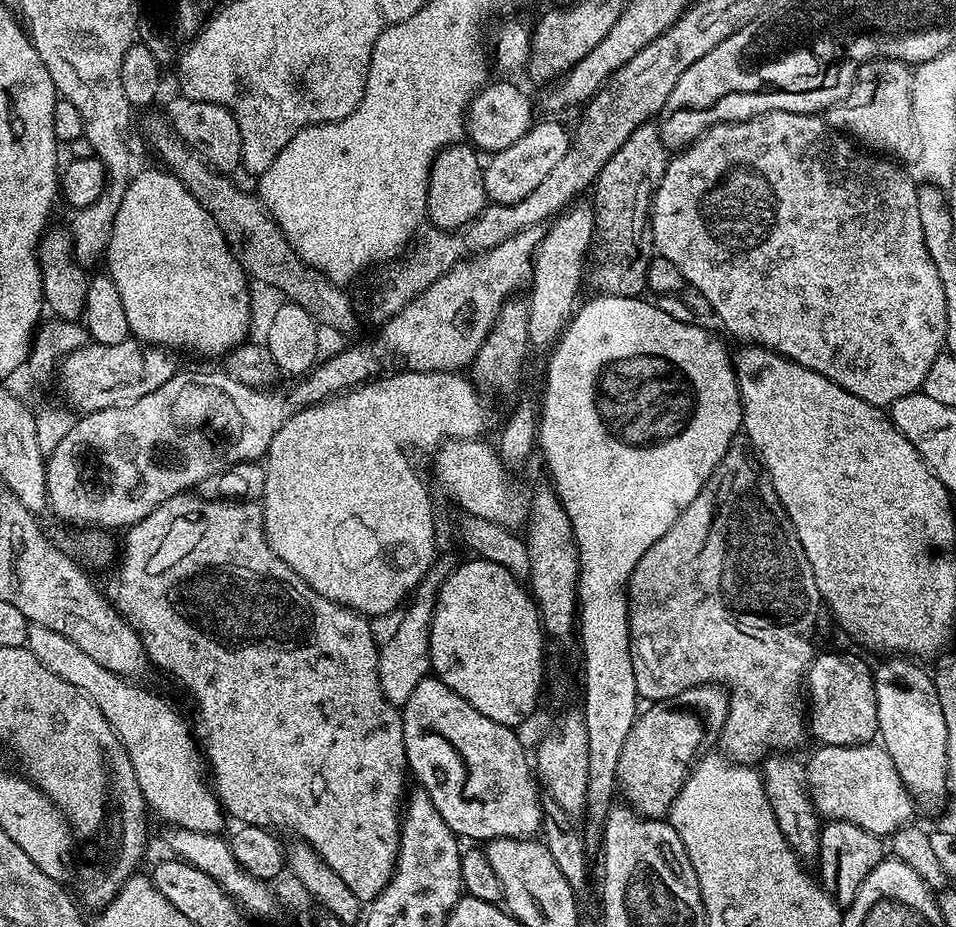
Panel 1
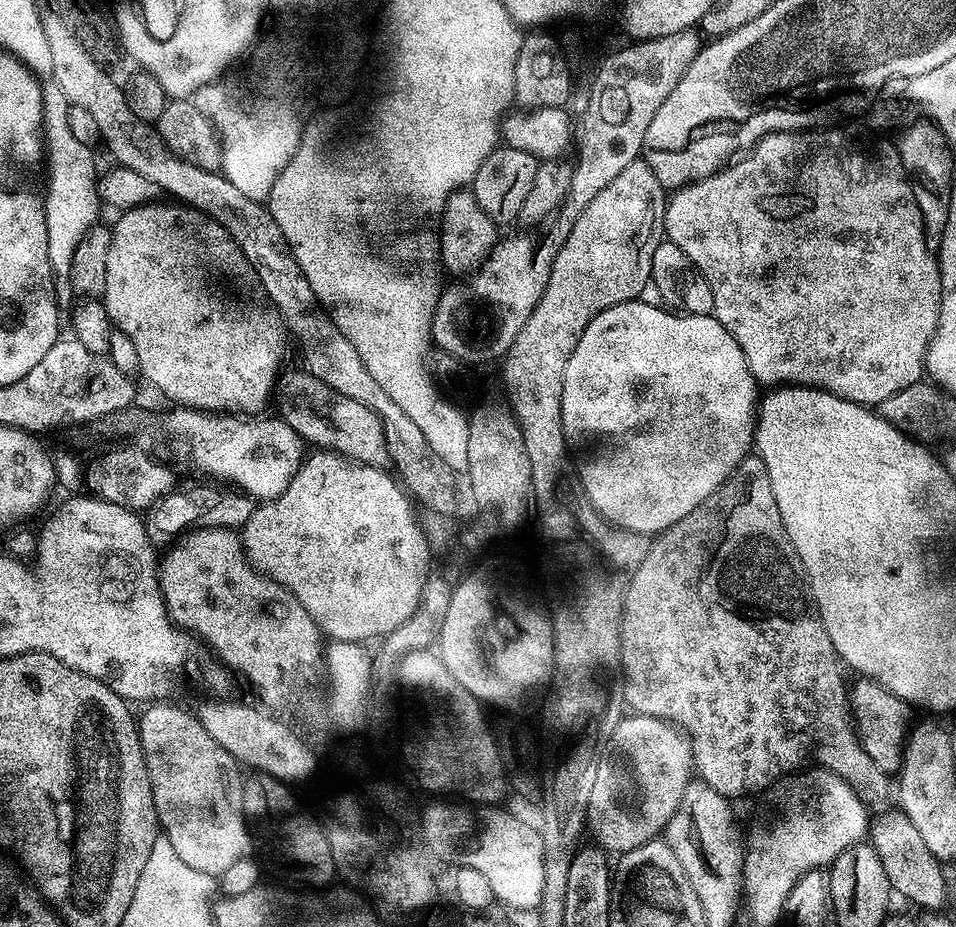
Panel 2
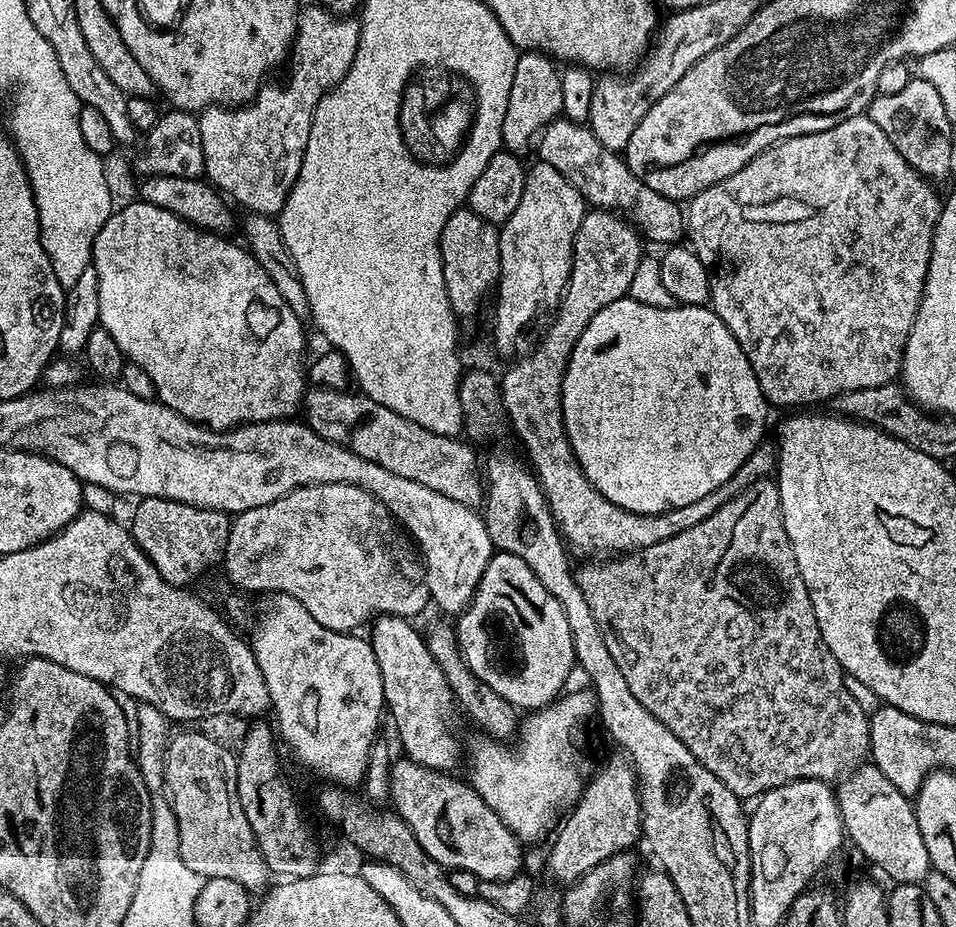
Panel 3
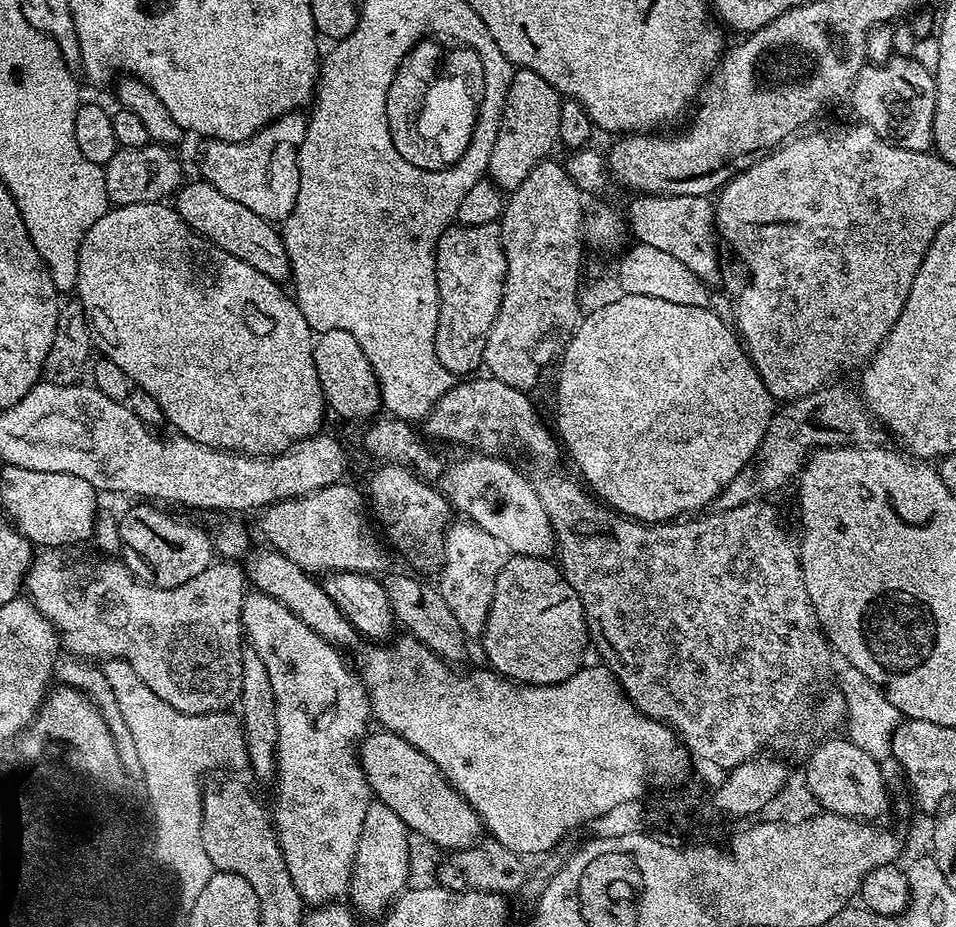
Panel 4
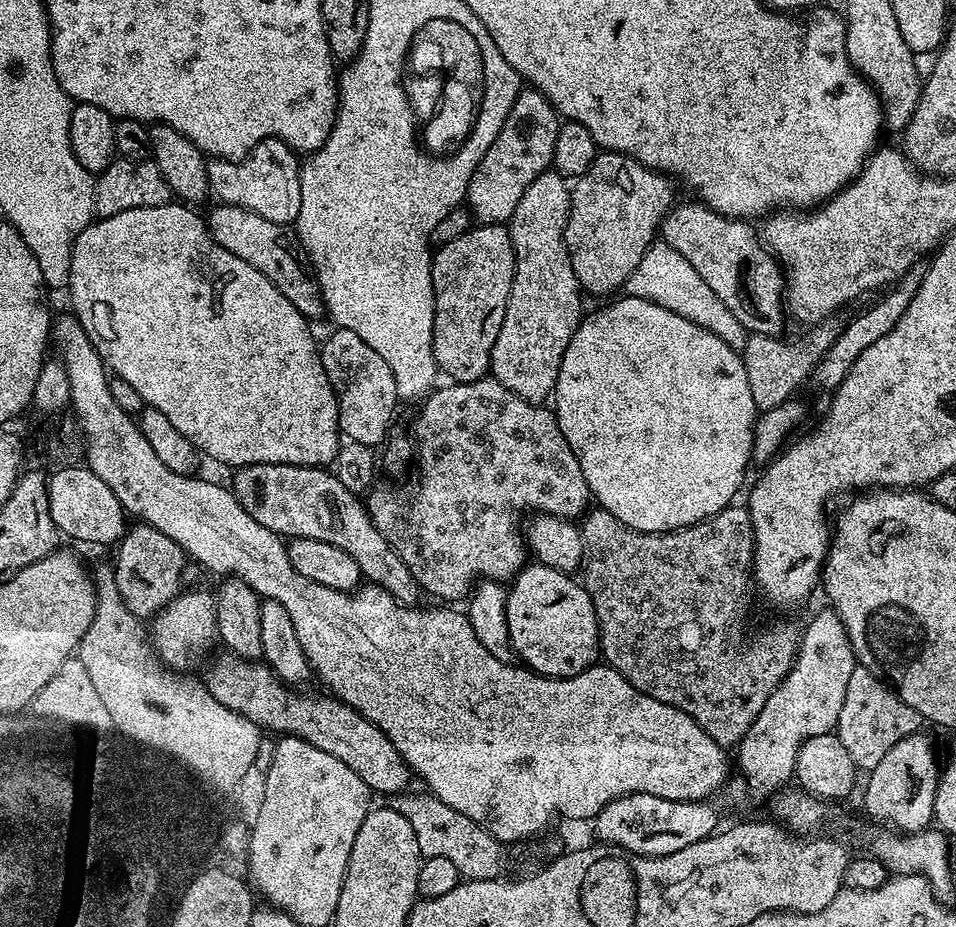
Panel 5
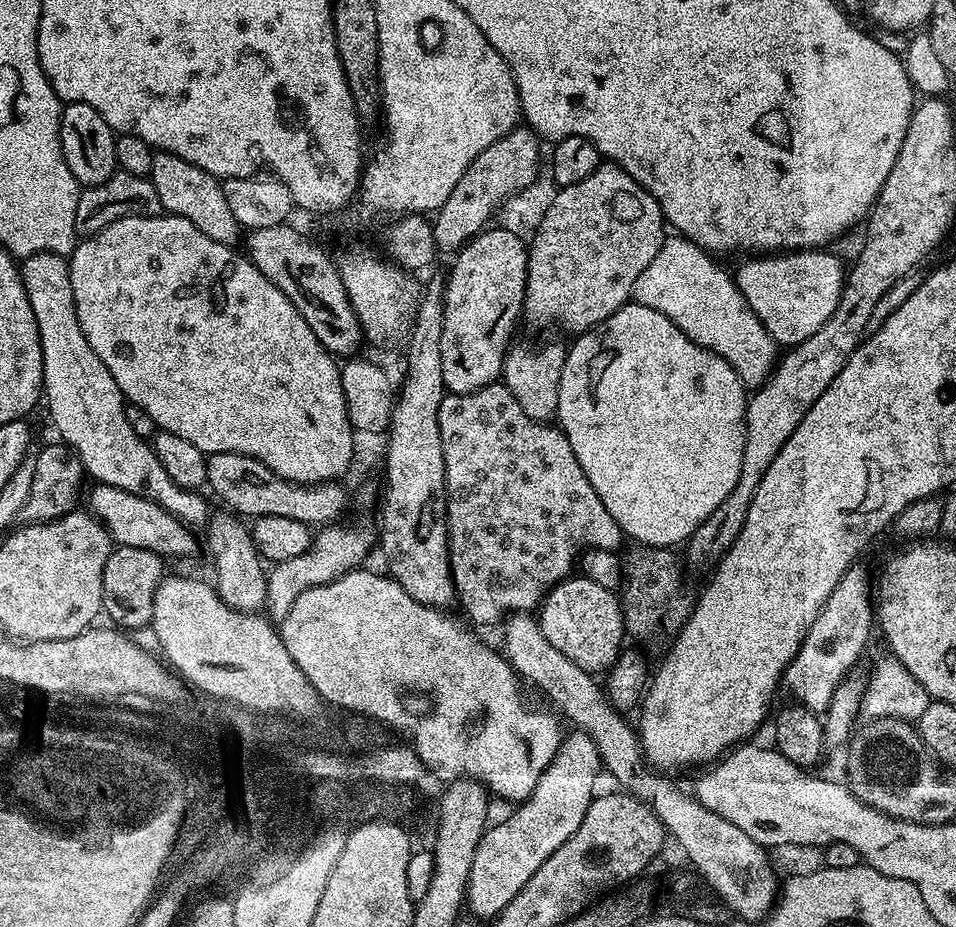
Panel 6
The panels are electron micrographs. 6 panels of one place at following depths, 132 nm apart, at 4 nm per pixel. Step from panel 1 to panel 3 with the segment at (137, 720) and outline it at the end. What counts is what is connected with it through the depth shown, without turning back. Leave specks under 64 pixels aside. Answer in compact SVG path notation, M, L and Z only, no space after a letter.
M180 732L167 741L163 751L164 783L166 792L172 795L170 805L178 822L178 842L182 862L205 878L234 878L250 894L263 893L269 887L268 863L262 858L262 850L256 841L250 822L246 822L246 810L238 802L238 766L236 752L223 748L212 736L204 732Z

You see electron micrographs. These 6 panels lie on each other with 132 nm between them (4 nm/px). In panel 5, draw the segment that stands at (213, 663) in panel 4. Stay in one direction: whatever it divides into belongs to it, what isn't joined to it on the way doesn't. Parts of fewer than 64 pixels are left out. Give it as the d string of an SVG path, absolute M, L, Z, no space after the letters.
M181 591L161 612L156 613L151 624L150 641L160 662L175 673L192 674L190 672L207 658L208 651L218 644L216 597L211 591Z

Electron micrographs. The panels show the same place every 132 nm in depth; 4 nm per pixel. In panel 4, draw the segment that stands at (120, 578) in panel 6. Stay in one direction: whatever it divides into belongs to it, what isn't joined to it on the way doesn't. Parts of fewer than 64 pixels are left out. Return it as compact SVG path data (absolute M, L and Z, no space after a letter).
M136 502L128 513L119 517L121 532L121 548L119 555L122 557L125 566L134 573L137 580L143 580L145 584L153 584L159 588L173 588L174 586L182 586L182 582L190 582L190 578L198 578L198 574L202 574L202 570L206 570L214 562L214 540L207 536L202 529L196 524L187 524L184 520L175 520L168 512L163 512L163 507L157 506L152 502Z

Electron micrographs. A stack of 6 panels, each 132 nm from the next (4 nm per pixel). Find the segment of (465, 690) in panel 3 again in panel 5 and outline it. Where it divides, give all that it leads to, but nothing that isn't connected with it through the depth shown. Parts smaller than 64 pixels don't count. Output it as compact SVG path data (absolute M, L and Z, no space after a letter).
M248 464L235 473L231 491L236 494L236 501L254 518L254 522L262 522L266 530L275 532L281 538L314 538L318 542L330 542L330 546L338 546L338 550L346 550L354 562L358 562L361 577L367 583L384 588L400 604L415 605L419 596L422 596L420 583L410 574L406 562L382 538L382 534L374 526L370 518L365 501L359 495L351 492L339 481L327 467L307 468L297 464Z

